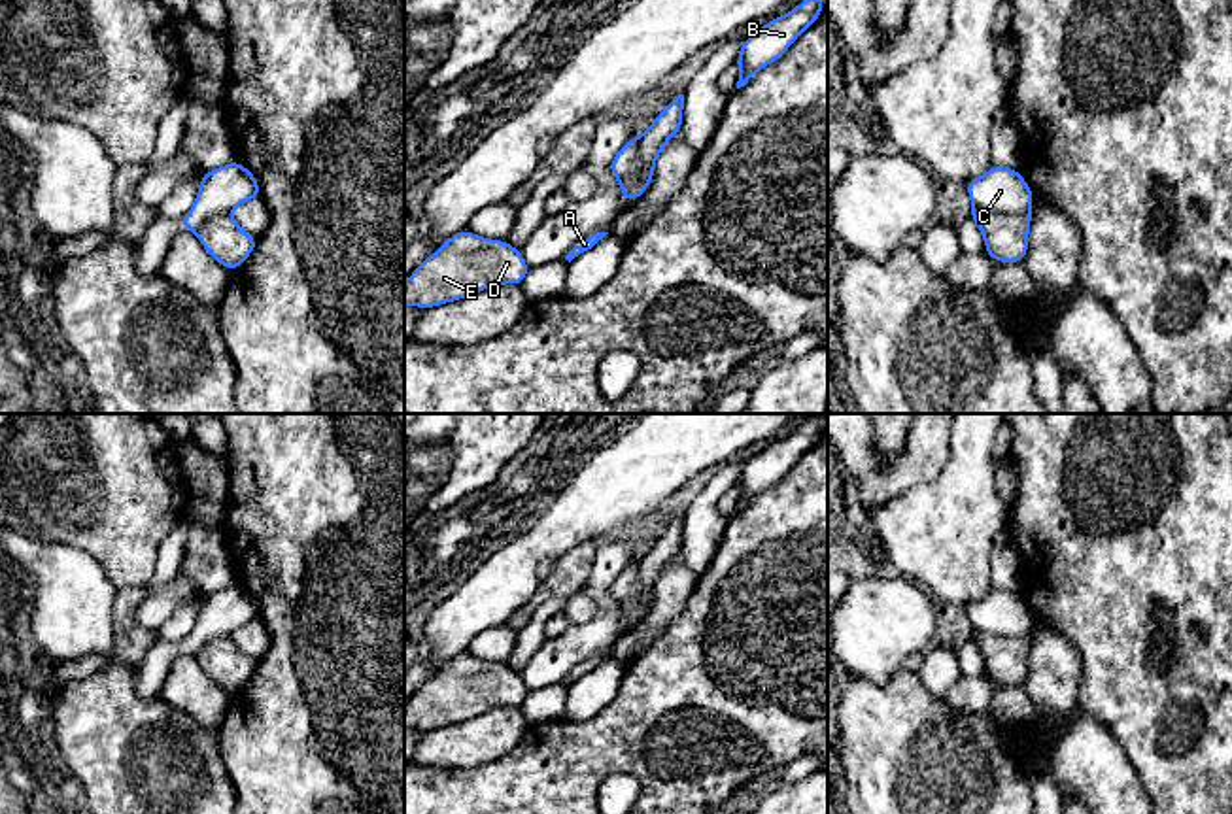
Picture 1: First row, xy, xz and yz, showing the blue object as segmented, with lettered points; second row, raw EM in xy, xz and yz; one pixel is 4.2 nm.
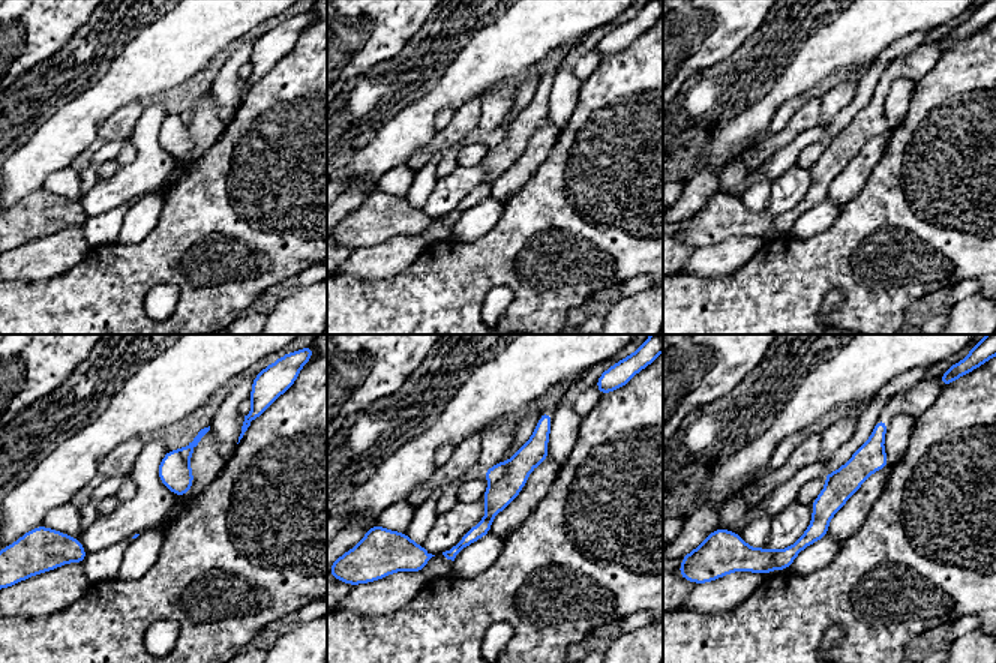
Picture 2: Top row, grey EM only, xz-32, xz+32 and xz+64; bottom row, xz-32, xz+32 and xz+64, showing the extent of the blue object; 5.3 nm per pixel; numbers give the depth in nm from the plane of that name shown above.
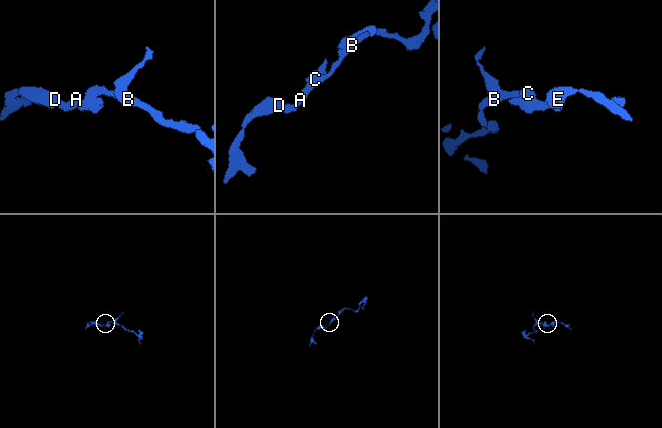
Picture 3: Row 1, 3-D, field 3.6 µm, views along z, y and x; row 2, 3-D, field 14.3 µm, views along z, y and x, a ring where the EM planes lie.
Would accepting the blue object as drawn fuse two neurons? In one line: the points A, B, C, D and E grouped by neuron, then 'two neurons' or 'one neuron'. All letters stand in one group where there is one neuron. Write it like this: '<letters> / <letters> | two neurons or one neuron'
A D E / B C | two neurons

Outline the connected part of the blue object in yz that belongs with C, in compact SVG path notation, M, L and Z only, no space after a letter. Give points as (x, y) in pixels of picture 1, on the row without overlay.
M992 587L990 593L966 606L973 629L996 636L1022 636L1034 629L1034 618L1018 593Z

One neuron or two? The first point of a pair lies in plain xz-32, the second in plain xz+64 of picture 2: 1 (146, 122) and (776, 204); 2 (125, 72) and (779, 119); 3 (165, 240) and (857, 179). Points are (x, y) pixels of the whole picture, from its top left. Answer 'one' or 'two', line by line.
1: one
2: two
3: two

